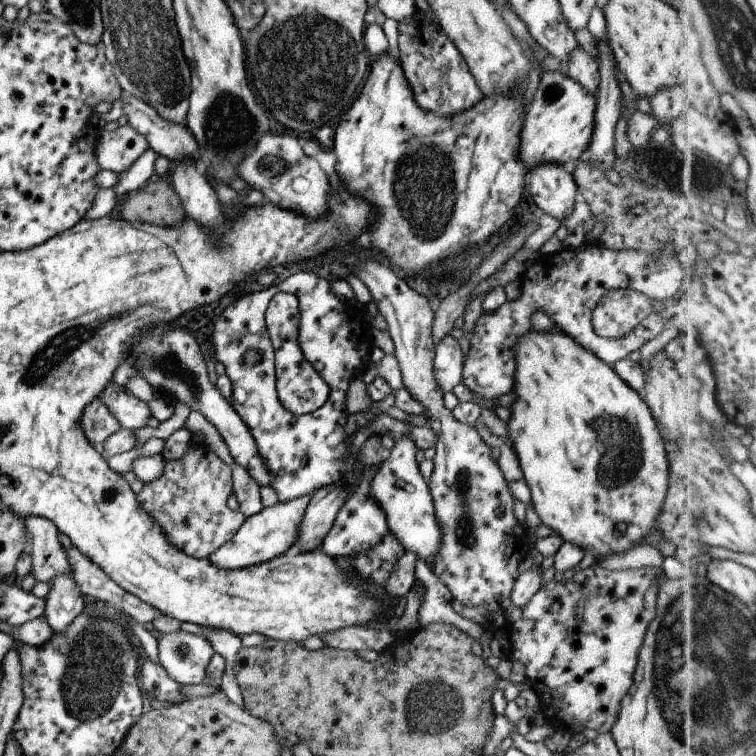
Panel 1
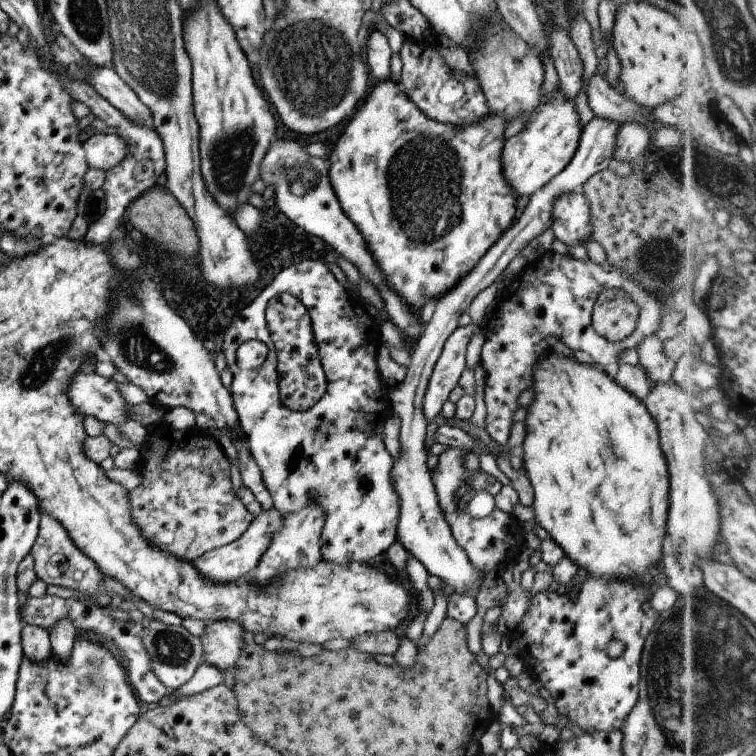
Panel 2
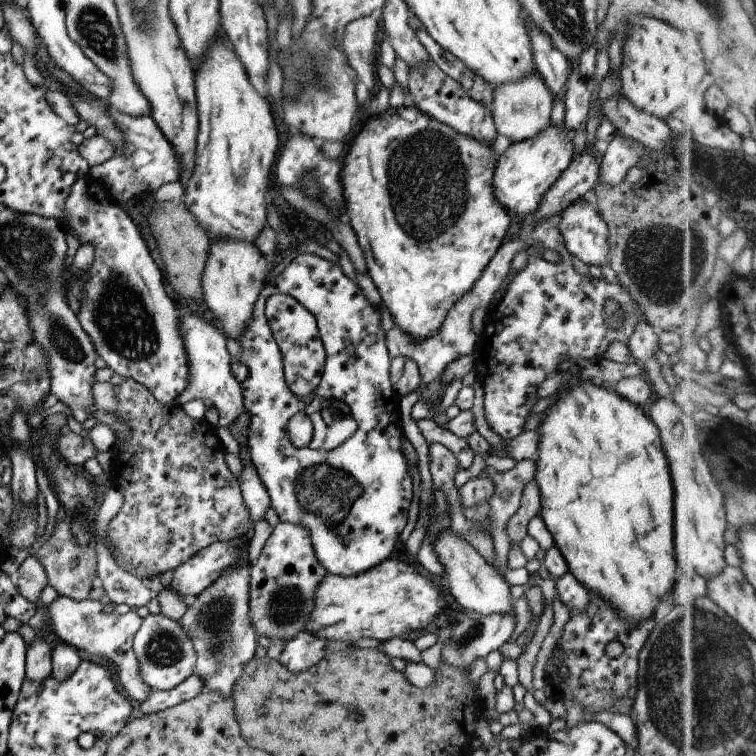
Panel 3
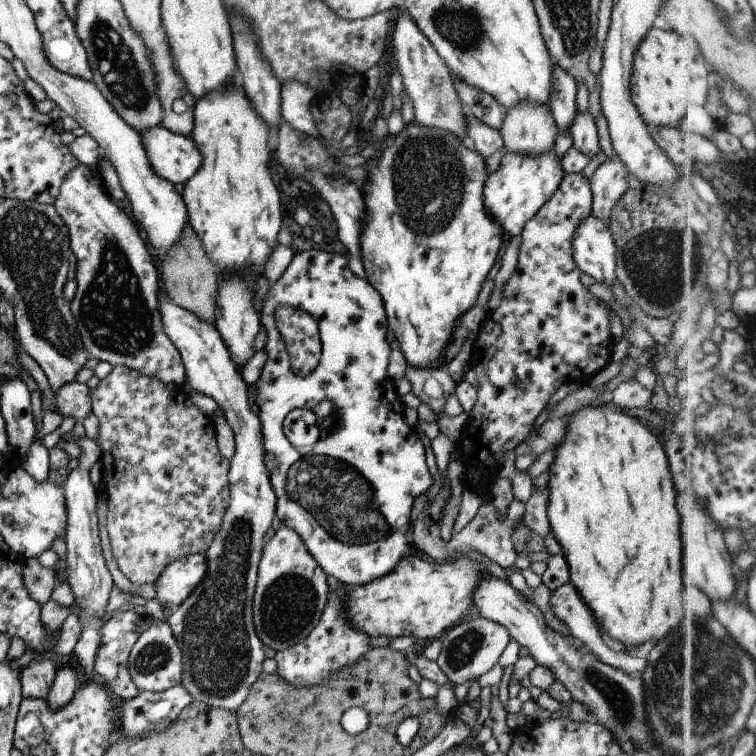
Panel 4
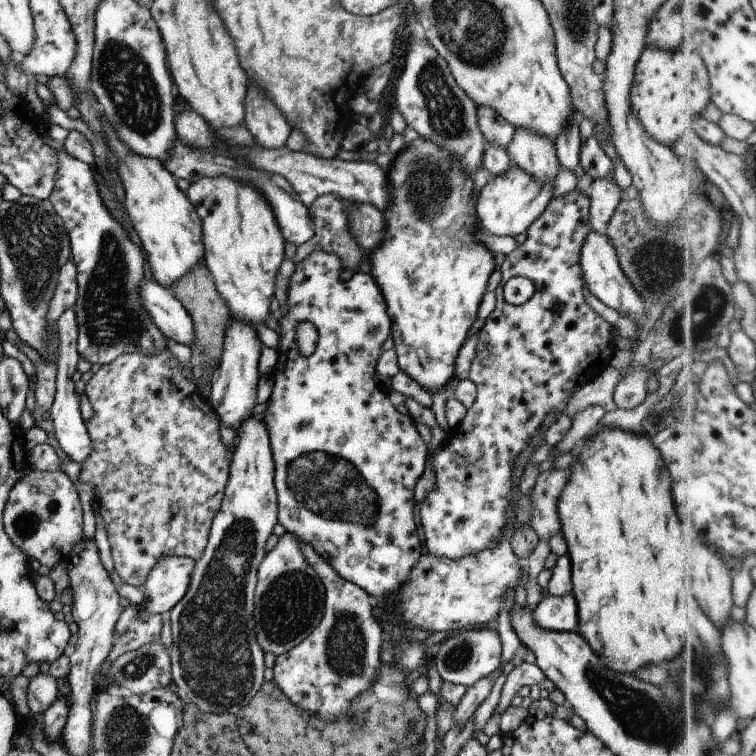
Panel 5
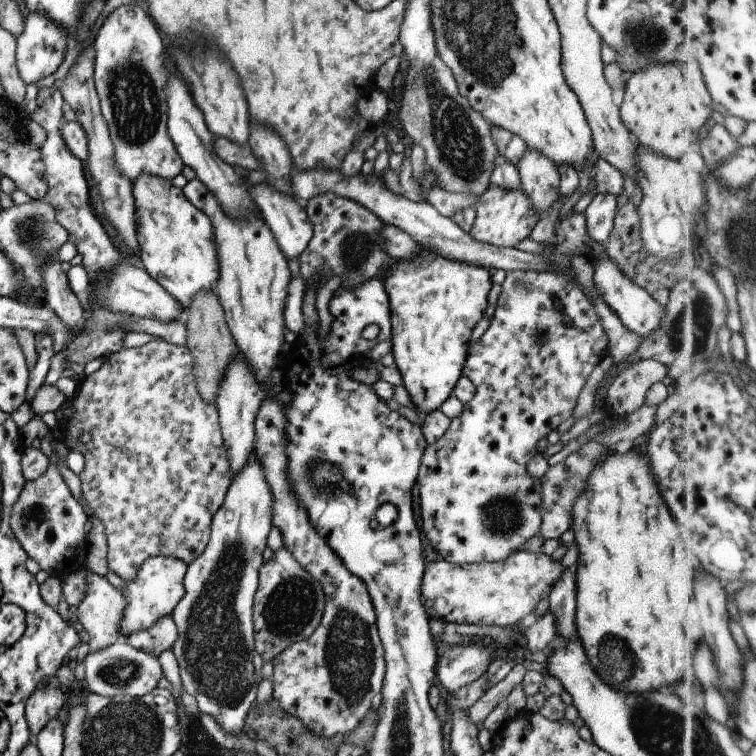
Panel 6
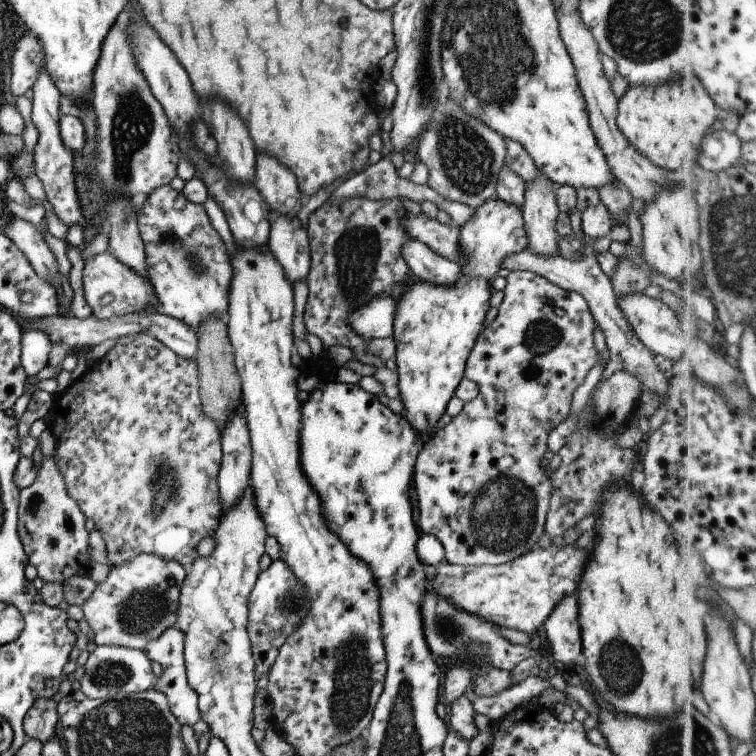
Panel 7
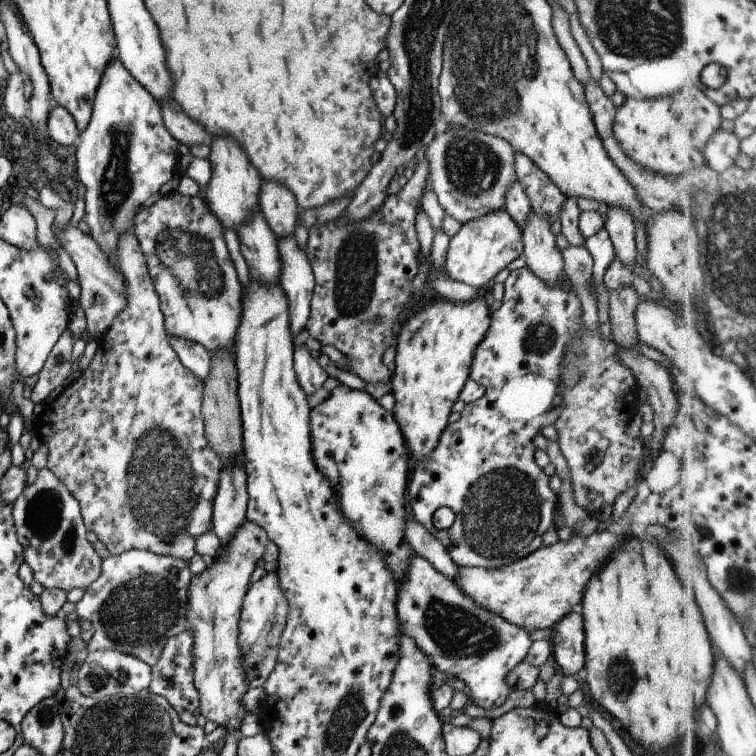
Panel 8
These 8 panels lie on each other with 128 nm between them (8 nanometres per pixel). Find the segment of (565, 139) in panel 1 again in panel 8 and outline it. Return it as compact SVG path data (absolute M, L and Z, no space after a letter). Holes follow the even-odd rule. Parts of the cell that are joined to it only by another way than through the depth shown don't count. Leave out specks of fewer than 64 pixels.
M500 208L488 212L476 220L463 224L460 230L449 240L449 248L444 262L448 278L482 289L490 287L495 276L514 262L523 253L523 240L520 226L512 216Z

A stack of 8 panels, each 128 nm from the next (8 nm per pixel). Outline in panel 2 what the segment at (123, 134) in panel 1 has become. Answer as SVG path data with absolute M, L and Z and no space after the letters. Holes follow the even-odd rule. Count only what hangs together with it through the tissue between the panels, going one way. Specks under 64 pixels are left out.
M94 134L86 142L83 142L85 158L90 168L110 170L118 166L128 154L128 146L122 140L122 136L115 134Z

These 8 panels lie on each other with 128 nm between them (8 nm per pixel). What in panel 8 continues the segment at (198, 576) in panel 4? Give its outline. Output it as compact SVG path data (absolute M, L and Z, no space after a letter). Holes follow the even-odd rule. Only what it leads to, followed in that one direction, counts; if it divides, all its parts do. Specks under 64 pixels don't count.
M132 549L108 556L102 561L100 576L88 585L84 596L74 605L78 619L88 620L93 626L92 631L86 635L87 650L117 650L142 660L150 667L154 666L160 659L166 642L188 629L187 595L192 576L188 562L144 549Z

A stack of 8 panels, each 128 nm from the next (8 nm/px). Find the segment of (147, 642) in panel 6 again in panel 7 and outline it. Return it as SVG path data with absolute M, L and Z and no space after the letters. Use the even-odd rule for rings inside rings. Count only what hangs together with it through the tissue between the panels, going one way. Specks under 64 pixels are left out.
M170 627L164 630L158 638L150 640L144 648L144 654L148 656L152 662L158 662L162 666L162 674L156 679L155 688L164 692L168 700L172 714L176 716L176 720L182 726L194 726L201 719L198 706L198 694L188 684L186 678L186 666L184 666L184 632L177 627Z

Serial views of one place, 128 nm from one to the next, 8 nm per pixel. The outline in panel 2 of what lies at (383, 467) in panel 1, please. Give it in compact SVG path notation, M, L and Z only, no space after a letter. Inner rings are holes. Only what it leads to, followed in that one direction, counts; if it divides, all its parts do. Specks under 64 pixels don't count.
M594 114L593 118L585 125L582 131L580 144L574 153L574 158L568 166L559 172L544 188L536 191L527 199L527 205L521 211L516 221L506 232L488 249L471 272L468 272L464 279L456 284L455 288L448 290L442 298L437 301L436 309L429 322L424 324L423 333L418 339L418 344L410 352L412 359L407 367L407 375L404 382L395 390L388 394L392 411L396 412L401 421L400 429L400 454L392 458L392 484L400 500L400 518L398 520L398 542L406 548L412 557L417 558L422 566L428 570L430 575L436 575L442 579L446 586L450 586L458 594L468 595L468 592L475 592L482 586L484 577L476 566L468 560L466 552L458 546L454 540L450 525L444 520L444 512L440 506L440 500L436 496L436 488L432 484L432 477L427 466L428 449L425 447L426 426L428 424L422 404L424 395L428 390L428 383L433 373L436 361L445 342L458 327L458 319L464 312L468 311L472 300L476 298L482 290L488 288L507 268L508 264L516 257L528 244L552 226L552 204L556 202L556 196L568 194L568 192L581 192L584 182L597 172L613 167L614 150L616 150L616 139L620 124L600 118Z

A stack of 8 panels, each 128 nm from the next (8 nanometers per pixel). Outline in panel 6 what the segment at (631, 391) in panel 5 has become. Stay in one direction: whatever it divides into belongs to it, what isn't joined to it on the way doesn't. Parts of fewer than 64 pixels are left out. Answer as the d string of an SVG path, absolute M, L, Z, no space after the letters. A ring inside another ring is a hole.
M656 360L637 362L611 380L606 392L606 406L617 416L636 412L646 402L646 393L655 382L669 381L668 367Z

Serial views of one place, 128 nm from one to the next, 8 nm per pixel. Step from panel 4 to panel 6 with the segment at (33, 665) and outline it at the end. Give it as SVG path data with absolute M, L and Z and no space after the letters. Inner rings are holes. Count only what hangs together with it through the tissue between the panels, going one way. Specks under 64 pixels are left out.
M40 686L26 700L25 716L32 738L37 738L40 730L56 716L63 716L67 693L64 688Z

